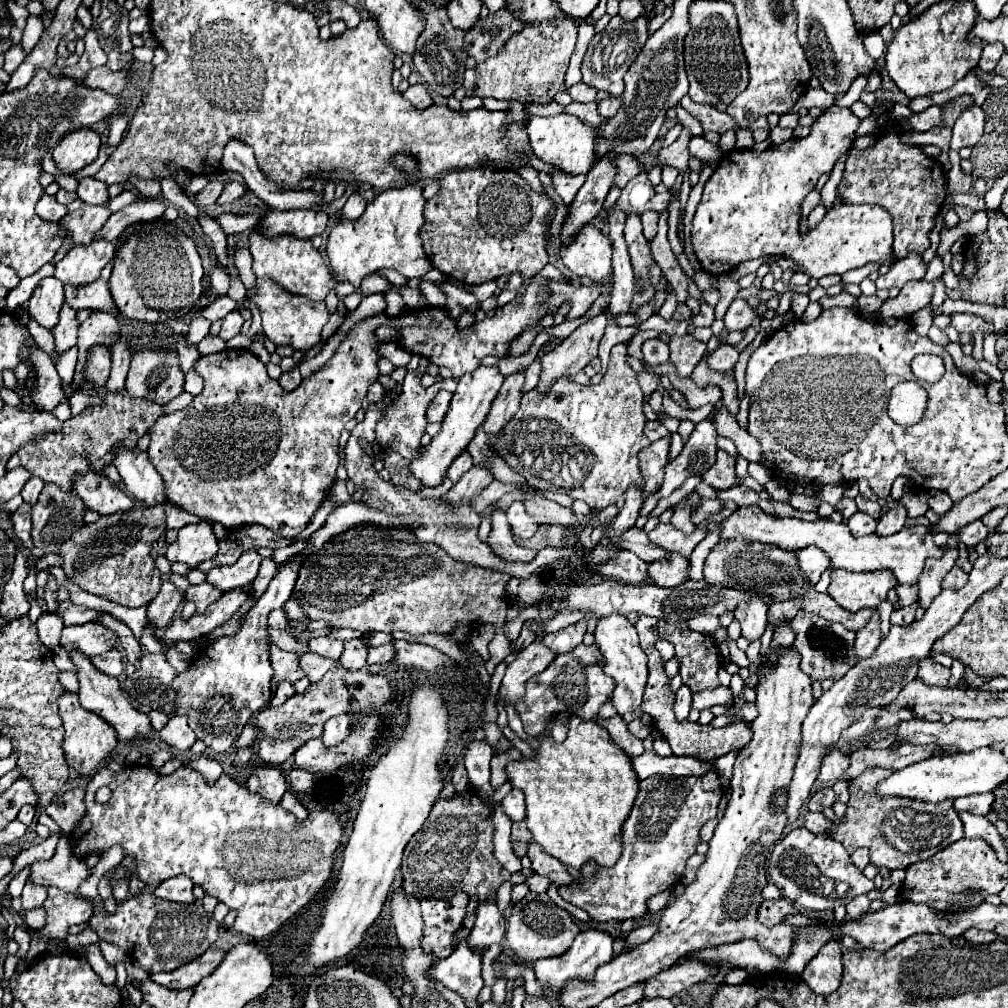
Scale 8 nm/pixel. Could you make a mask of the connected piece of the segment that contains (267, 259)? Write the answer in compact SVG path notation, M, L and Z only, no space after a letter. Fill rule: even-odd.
M258 230L250 234L250 254L254 258L252 270L258 280L270 278L276 284L282 284L290 294L306 296L310 300L324 300L326 294L336 288L336 280L332 278L332 272L322 260L322 254L312 246L310 240L300 240L294 236L276 236L268 240Z

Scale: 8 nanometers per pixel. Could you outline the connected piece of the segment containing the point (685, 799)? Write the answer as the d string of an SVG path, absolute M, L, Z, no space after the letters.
M708 772L706 776L650 776L640 782L640 792L634 800L630 816L622 826L622 856L612 868L602 868L590 860L580 868L582 878L574 878L572 884L560 886L560 896L586 910L592 920L598 922L624 922L628 918L644 916L648 912L648 900L658 892L680 882L682 872L686 868L686 860L696 852L700 842L700 828L718 814L718 802L722 798L722 788L716 772Z

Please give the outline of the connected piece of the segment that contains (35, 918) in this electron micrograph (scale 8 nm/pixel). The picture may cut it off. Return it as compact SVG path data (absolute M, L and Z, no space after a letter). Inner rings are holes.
M43 907L34 908L34 910L24 910L24 914L26 914L26 924L28 924L28 928L38 930L38 928L42 928L42 926L44 926L46 912L44 912Z

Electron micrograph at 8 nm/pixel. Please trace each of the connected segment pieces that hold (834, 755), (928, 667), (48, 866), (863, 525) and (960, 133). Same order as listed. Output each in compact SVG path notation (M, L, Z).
M834 748L830 754L822 760L822 770L818 774L820 782L834 782L844 778L844 772L850 766L850 754L842 754L838 748Z
M926 658L926 660L920 660L918 676L920 676L922 682L928 684L928 686L948 686L950 670L946 670L944 666L932 662L930 658Z
M62 836L50 860L36 860L34 864L30 864L28 882L42 886L58 886L66 892L76 892L76 888L88 874L90 868L86 866L86 862L72 858L68 838Z
M856 512L854 516L848 518L848 528L852 532L852 536L868 536L868 534L874 534L876 530L876 520L866 516L864 512Z
M980 106L966 108L952 128L950 150L960 150L964 146L976 146L984 132L984 112Z

